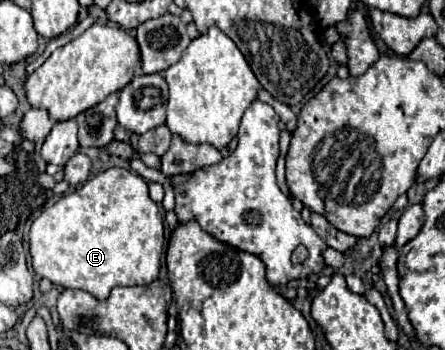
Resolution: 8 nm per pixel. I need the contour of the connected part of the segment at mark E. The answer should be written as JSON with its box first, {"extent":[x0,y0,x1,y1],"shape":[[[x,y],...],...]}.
{"extent":[29,168,163,300],"shape":[[[107,168],[91,176],[79,188],[63,194],[53,206],[45,208],[33,220],[29,230],[33,270],[39,278],[47,278],[57,286],[85,290],[99,300],[107,300],[115,286],[149,284],[159,276],[159,262],[163,252],[163,216],[157,204],[149,198],[147,182],[123,168]]]}

